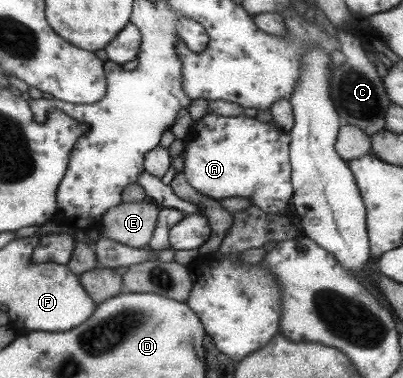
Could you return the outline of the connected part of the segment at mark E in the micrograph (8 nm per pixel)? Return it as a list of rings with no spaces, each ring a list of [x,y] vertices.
[[[150,200],[138,203],[122,202],[104,214],[98,225],[99,231],[102,236],[130,248],[148,249],[160,209],[161,206]]]

